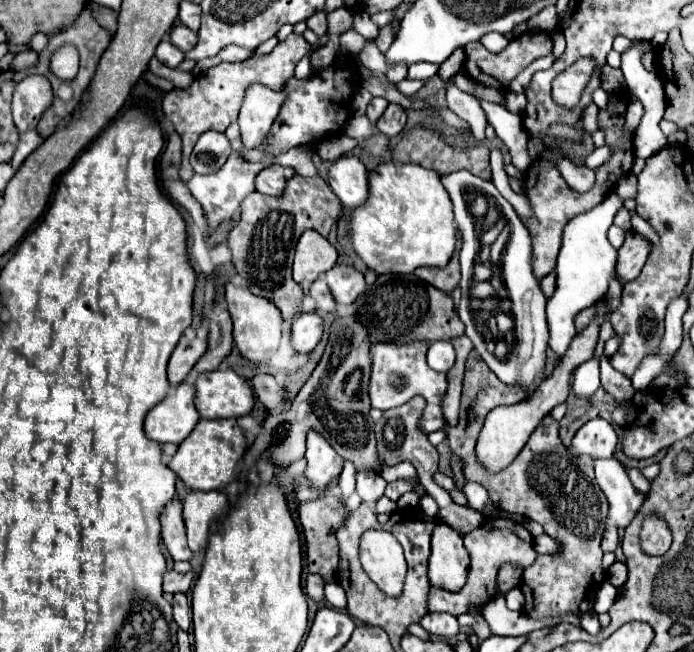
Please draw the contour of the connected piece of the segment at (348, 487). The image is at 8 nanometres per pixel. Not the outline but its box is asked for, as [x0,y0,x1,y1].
[340,463,356,499]

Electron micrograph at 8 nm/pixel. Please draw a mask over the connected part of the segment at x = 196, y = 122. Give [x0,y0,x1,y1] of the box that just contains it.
[162,33,310,181]

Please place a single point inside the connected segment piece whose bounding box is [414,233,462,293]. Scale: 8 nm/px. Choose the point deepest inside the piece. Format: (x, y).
(446, 279)

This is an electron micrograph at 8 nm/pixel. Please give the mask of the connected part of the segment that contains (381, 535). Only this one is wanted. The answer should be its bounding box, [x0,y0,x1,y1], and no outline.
[360,531,406,597]

